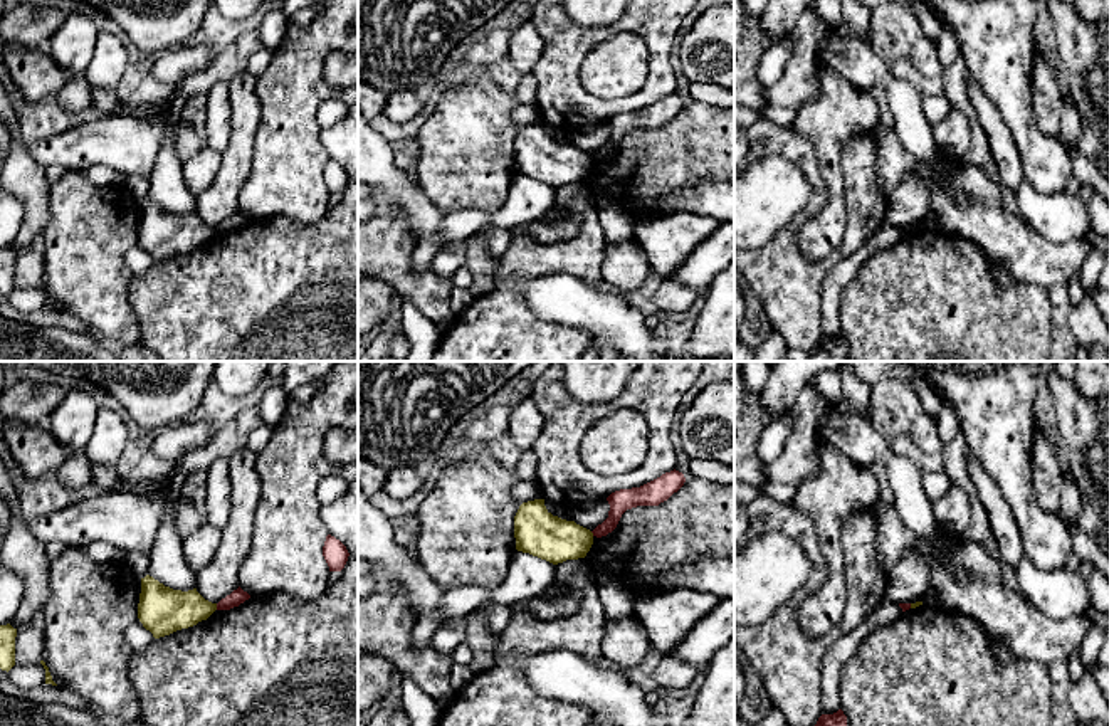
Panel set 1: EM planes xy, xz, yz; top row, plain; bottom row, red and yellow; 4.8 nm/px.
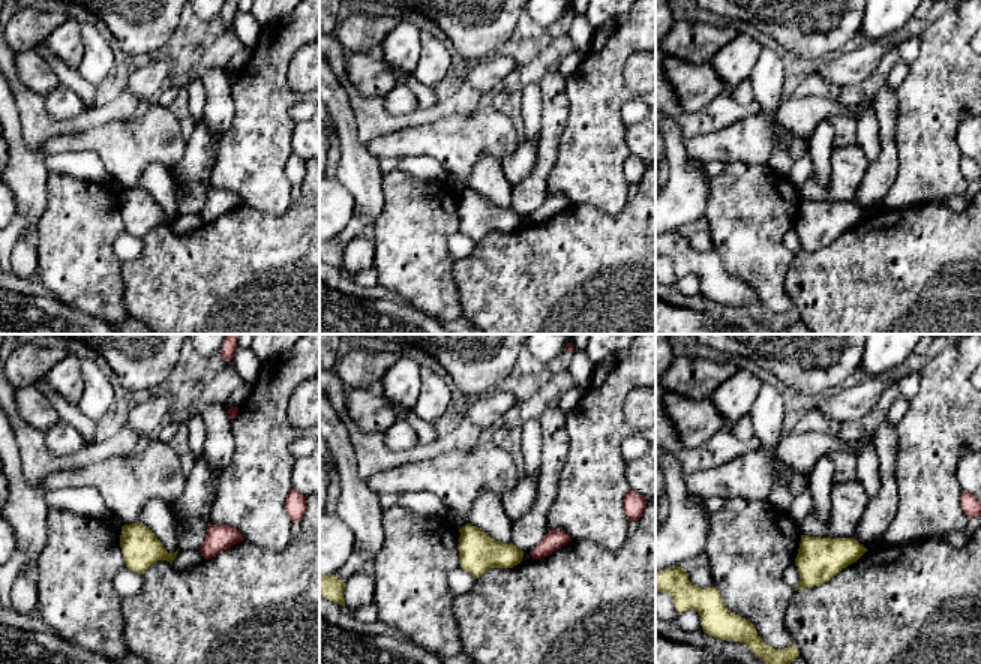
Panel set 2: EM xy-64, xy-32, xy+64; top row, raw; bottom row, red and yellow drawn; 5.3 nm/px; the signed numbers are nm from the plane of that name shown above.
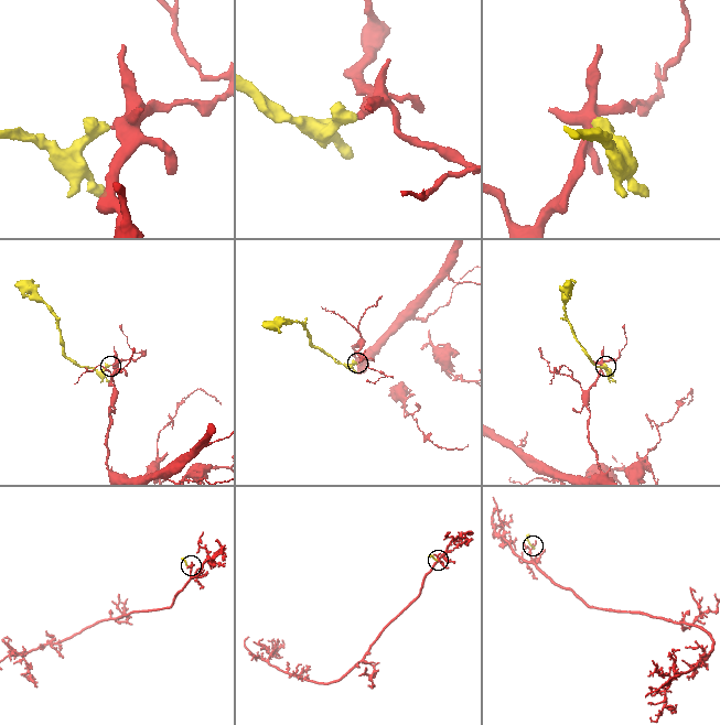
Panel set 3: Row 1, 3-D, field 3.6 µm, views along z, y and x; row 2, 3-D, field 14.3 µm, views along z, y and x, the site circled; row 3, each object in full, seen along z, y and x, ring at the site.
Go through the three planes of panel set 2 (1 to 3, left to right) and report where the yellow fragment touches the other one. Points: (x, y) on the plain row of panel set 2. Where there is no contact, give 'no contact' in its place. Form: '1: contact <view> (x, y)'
1: no contact
2: no contact
3: no contact

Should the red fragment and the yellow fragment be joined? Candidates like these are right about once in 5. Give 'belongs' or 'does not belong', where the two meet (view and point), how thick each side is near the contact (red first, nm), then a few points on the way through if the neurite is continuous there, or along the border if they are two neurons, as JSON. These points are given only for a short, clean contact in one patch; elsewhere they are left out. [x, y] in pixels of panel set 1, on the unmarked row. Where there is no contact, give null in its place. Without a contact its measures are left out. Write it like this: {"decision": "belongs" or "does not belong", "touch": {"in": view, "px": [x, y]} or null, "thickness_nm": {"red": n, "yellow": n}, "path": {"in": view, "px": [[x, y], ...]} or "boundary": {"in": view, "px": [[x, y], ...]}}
{"decision": "does not belong", "touch": {"in": "xy", "px": [217, 231]}, "thickness_nm": {"red": 70, "yellow": 220}, "boundary": {"in": "xy", "px": [[215, 227], [217, 232]]}}

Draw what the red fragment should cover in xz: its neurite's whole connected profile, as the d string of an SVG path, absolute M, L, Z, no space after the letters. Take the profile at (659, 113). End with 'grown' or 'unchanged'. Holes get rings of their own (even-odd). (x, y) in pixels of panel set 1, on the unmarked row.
M674 92L640 111L612 116L607 121L610 128L608 141L591 155L593 160L602 161L612 156L627 133L637 129L659 129L677 116L684 106L684 97Z | unchanged

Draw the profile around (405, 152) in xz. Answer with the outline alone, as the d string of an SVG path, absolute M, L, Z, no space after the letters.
M417 138L392 141L395 165L407 170L412 163L418 161L422 148Z

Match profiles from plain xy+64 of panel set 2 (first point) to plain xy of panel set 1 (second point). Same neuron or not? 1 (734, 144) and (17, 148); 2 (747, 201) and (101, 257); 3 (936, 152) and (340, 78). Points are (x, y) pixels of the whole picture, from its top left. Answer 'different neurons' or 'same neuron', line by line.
1: different neurons
2: same neuron
3: different neurons

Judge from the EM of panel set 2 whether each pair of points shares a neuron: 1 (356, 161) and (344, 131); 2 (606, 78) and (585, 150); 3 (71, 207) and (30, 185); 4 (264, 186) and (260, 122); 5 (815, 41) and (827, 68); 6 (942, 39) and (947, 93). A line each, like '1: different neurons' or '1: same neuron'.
1: same neuron
2: same neuron
3: different neurons
4: same neuron
5: different neurons
6: same neuron

